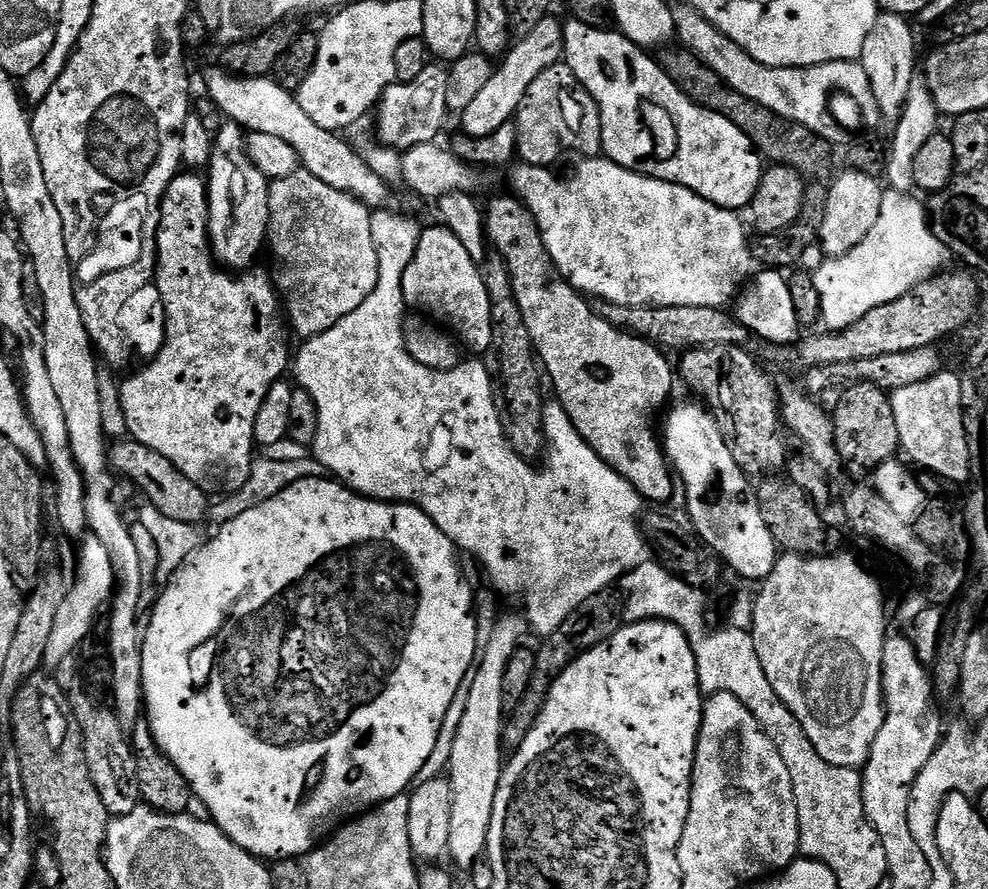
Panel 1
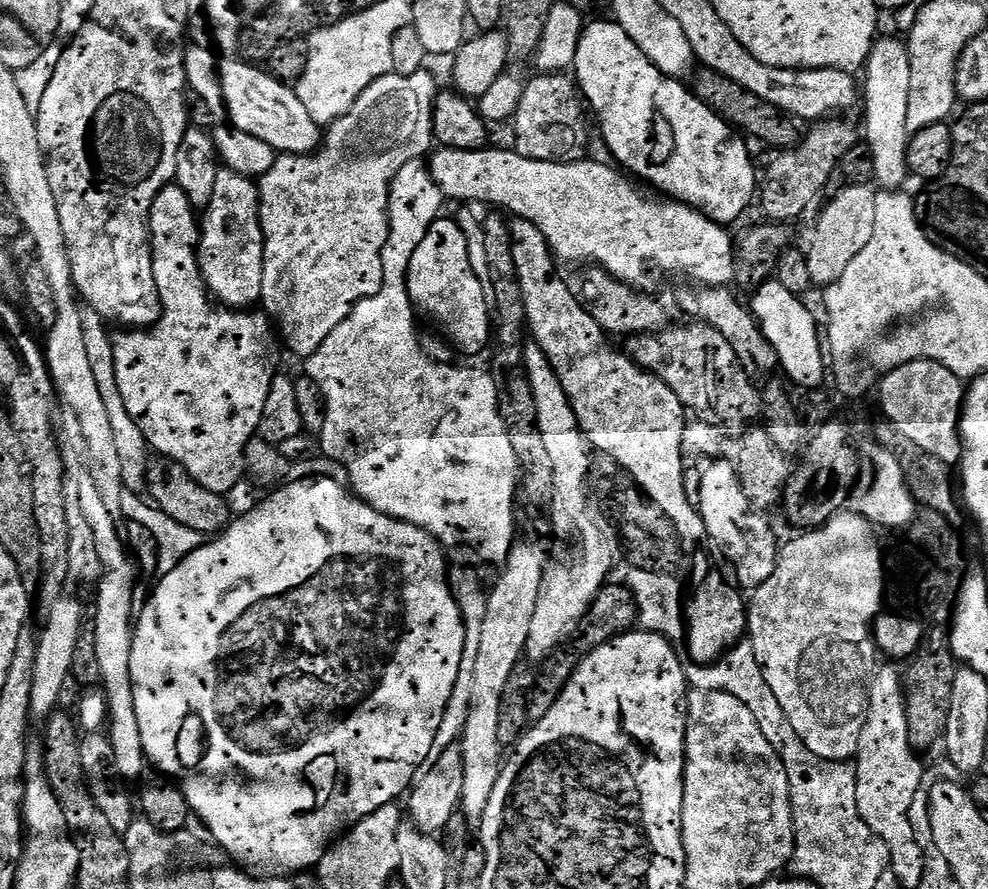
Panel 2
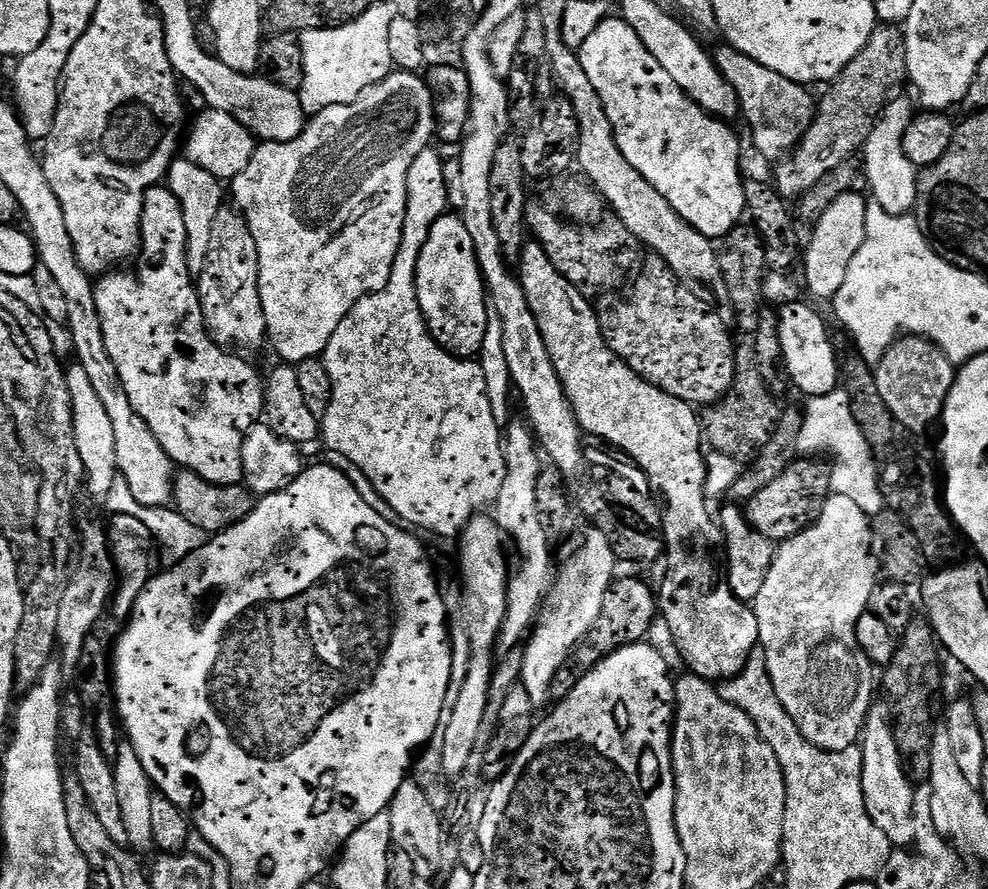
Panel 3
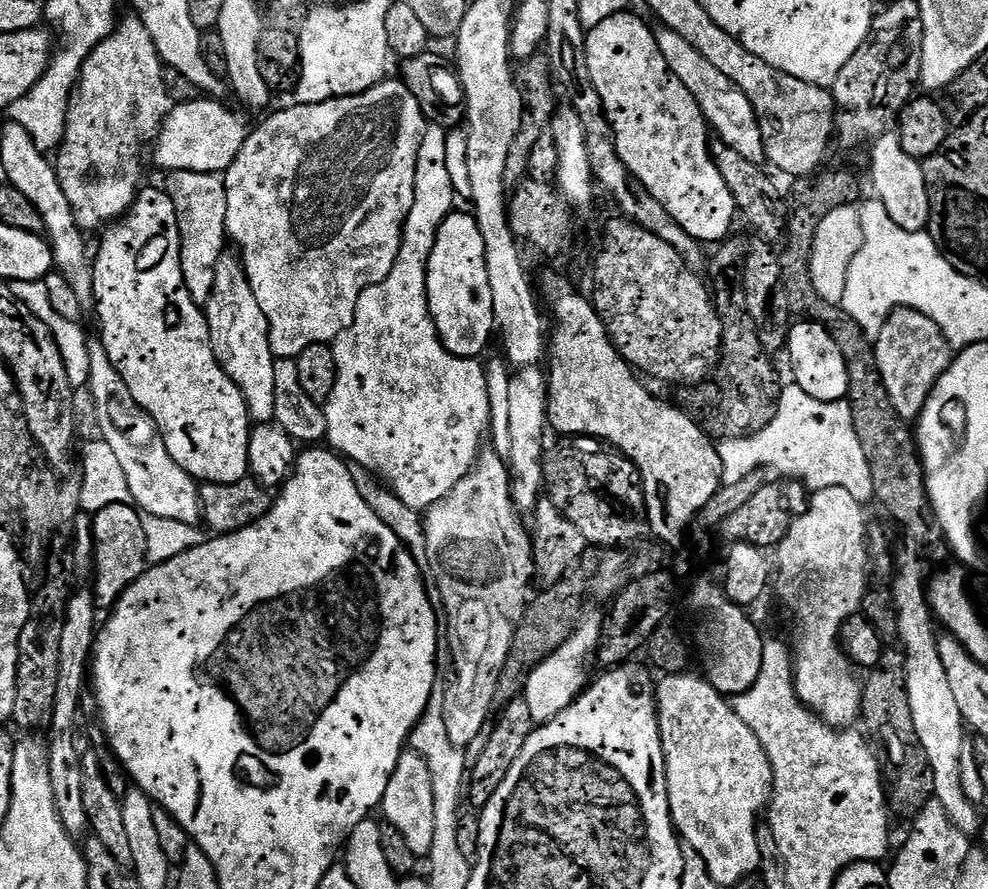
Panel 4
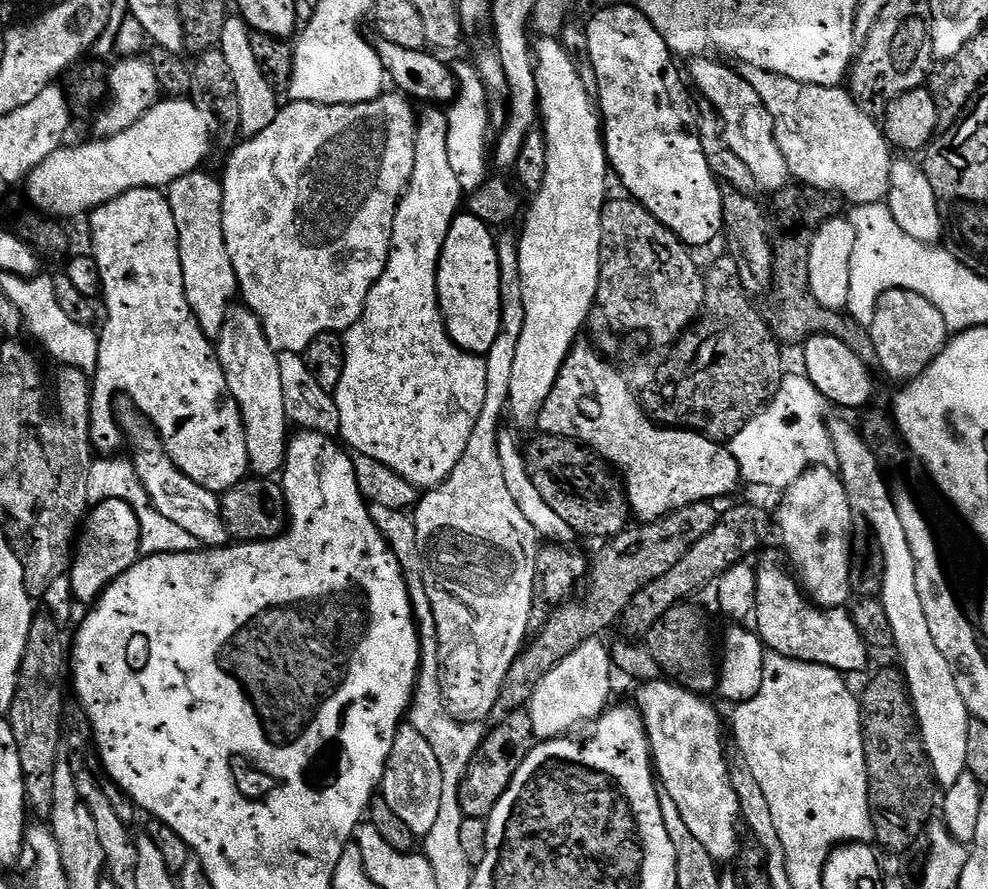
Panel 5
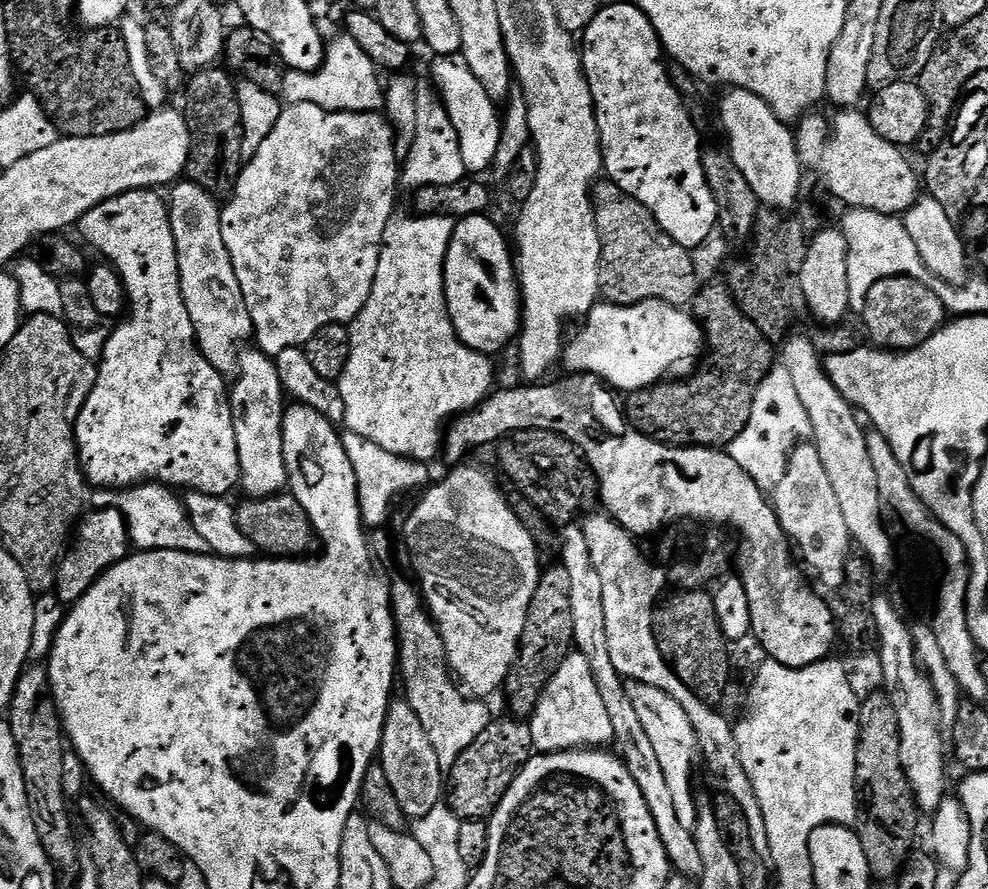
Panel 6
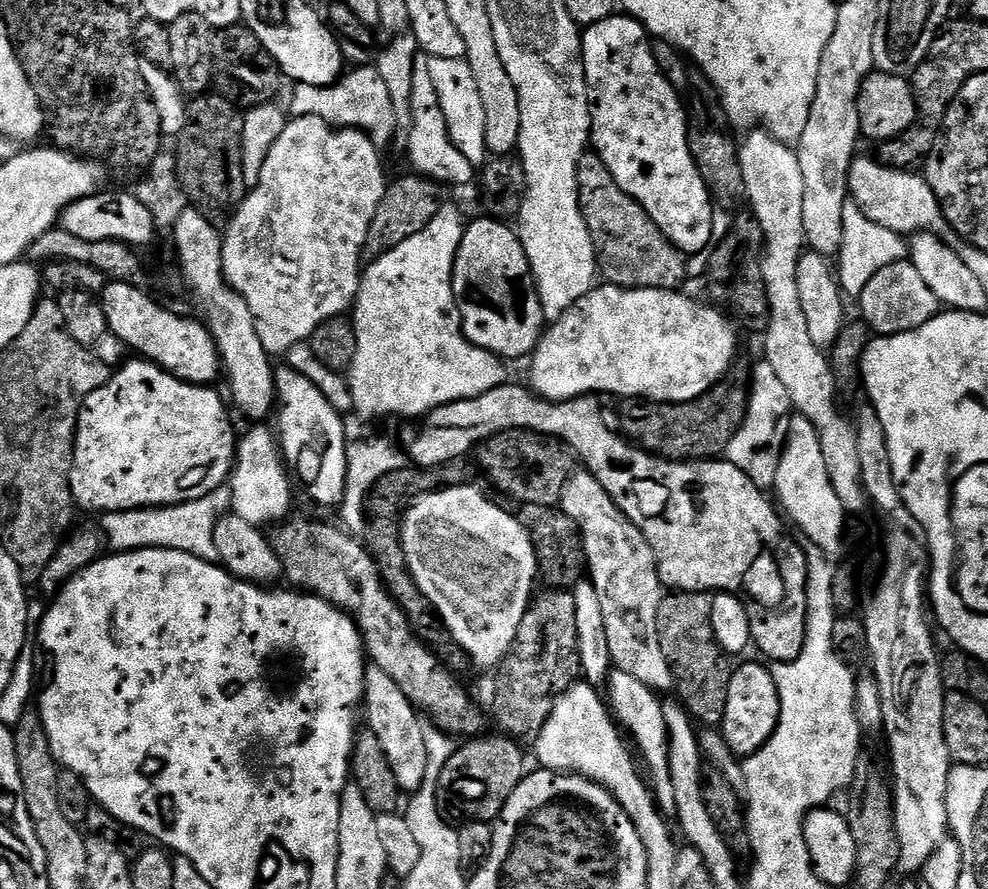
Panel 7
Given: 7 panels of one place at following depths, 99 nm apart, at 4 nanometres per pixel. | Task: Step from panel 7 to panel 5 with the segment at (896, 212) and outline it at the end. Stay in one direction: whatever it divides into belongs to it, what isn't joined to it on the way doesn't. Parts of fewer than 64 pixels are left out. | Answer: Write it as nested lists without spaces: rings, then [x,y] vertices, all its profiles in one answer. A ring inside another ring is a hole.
[[[748,68],[743,73],[744,80],[754,90],[754,94],[758,94],[758,98],[764,107],[764,113],[767,114],[769,120],[772,121],[772,134],[776,139],[778,150],[782,152],[782,158],[785,159],[789,173],[799,183],[809,184],[811,188],[821,188],[824,192],[835,192],[837,196],[845,201],[849,200],[849,205],[855,206],[858,204],[879,204],[888,195],[888,171],[892,166],[894,159],[893,149],[890,147],[888,140],[884,137],[881,125],[876,124],[871,115],[865,112],[859,104],[852,98],[852,93],[844,86],[833,86],[830,84],[807,84],[806,82],[794,82],[794,78],[786,78],[782,74],[770,74],[761,68]]]

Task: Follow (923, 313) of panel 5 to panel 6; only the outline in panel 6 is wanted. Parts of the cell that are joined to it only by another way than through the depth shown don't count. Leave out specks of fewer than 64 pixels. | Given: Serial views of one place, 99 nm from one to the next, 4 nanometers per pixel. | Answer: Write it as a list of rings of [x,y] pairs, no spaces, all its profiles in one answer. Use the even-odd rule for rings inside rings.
[[[891,276],[870,286],[862,319],[864,328],[872,339],[869,341],[875,347],[898,353],[917,348],[922,342],[926,342],[926,338],[935,334],[945,323],[946,309],[938,294],[934,294],[934,290],[925,281],[911,280],[909,276]]]

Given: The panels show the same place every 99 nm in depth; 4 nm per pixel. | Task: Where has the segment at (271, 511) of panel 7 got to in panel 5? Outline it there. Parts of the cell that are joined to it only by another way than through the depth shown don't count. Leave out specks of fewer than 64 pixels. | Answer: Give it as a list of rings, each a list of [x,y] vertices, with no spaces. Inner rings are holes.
[[[247,306],[229,308],[226,322],[219,336],[215,337],[214,347],[226,386],[240,411],[240,421],[244,423],[249,469],[257,477],[275,477],[283,469],[290,443],[290,425],[286,402],[282,399],[278,354],[270,346],[260,319],[252,315]]]

